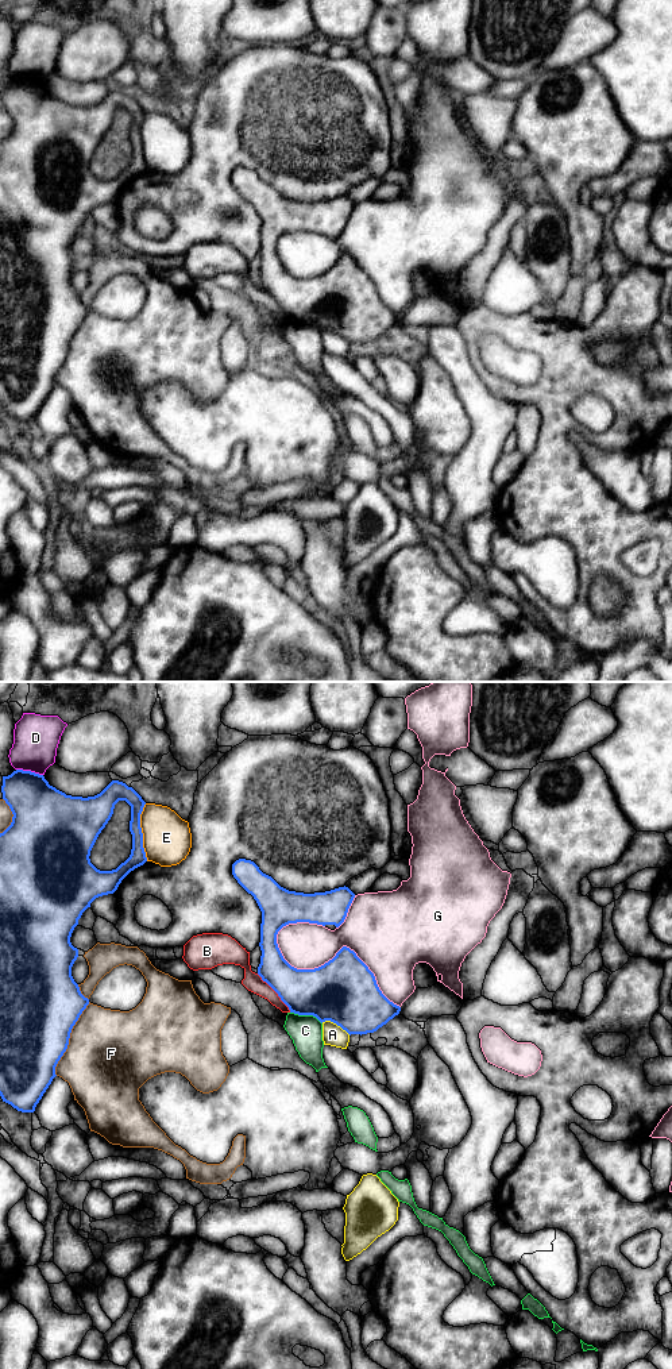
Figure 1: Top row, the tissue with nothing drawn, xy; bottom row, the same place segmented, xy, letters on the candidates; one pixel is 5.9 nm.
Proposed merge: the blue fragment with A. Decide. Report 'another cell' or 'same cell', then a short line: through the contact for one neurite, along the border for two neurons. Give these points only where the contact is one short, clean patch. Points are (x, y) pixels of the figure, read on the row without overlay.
same cell

